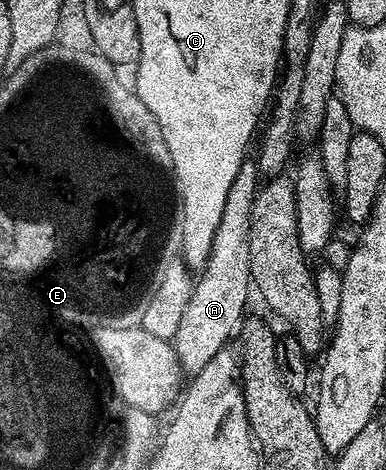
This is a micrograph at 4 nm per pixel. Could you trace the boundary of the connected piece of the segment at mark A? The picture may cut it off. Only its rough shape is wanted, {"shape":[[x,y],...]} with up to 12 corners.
{"shape":[[245,161],[172,340],[201,371],[252,293],[250,213],[262,186]]}

